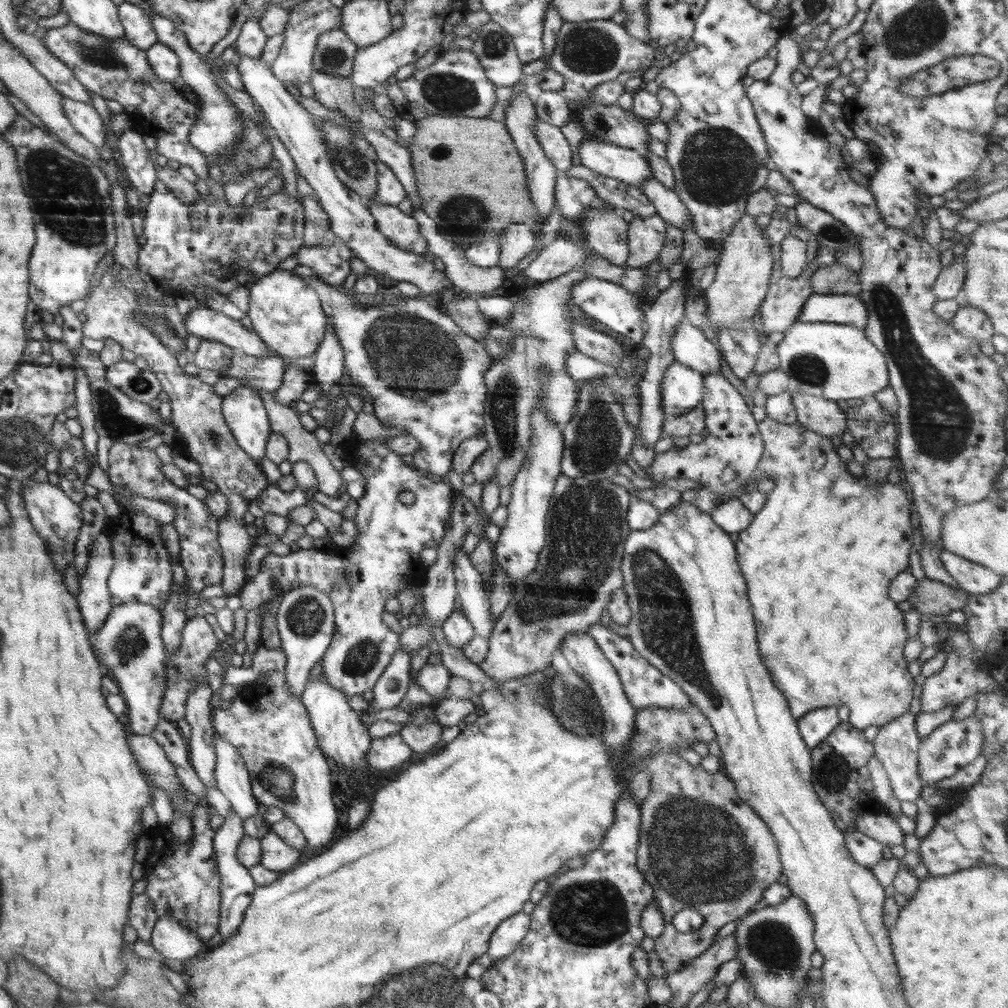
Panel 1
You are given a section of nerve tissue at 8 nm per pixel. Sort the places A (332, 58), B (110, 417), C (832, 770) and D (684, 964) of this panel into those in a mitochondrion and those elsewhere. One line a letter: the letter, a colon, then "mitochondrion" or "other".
A: mitochondrion
B: mitochondrion
C: mitochondrion
D: other

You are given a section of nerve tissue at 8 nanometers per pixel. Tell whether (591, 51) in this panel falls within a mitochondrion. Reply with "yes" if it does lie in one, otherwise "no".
yes

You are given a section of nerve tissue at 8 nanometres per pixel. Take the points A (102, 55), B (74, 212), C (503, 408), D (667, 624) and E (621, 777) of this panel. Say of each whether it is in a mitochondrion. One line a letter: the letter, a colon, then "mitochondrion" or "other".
A: mitochondrion
B: mitochondrion
C: mitochondrion
D: mitochondrion
E: other

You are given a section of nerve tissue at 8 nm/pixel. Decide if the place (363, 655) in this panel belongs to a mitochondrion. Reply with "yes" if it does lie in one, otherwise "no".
yes

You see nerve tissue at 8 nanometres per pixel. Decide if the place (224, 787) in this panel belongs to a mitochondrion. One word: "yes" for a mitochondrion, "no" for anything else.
no

